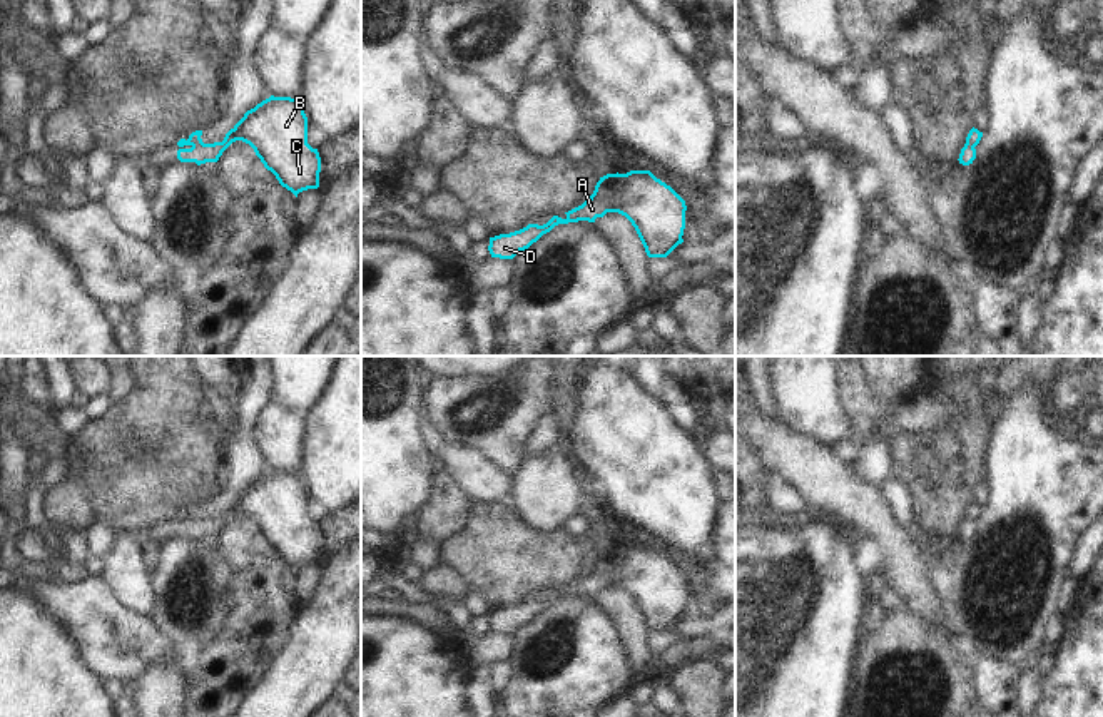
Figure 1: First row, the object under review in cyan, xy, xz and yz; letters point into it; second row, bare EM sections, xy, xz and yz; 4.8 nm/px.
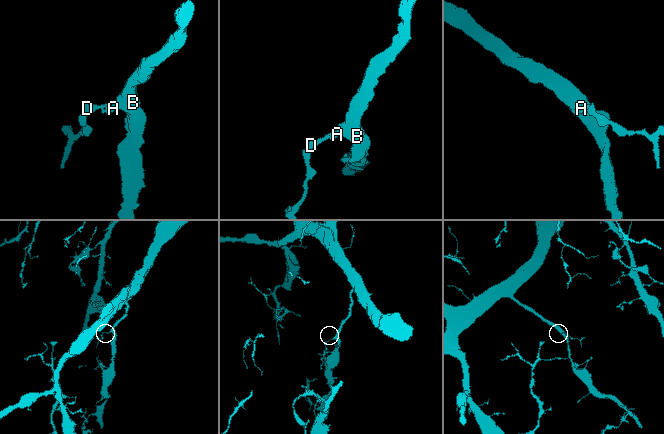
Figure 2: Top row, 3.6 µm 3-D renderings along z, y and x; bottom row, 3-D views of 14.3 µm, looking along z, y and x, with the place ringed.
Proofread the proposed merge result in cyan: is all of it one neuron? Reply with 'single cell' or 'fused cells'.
fused cells

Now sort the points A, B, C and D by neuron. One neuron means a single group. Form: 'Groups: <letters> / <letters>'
Groups: A B C / D

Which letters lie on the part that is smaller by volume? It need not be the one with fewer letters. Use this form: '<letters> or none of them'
D

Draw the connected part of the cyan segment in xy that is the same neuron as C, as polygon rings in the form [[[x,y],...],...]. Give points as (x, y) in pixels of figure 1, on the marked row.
[[[274,97],[262,100],[226,134],[222,142],[179,149],[180,162],[217,162],[236,140],[249,144],[264,167],[296,197],[319,187],[321,157],[308,144],[308,117],[299,100]]]

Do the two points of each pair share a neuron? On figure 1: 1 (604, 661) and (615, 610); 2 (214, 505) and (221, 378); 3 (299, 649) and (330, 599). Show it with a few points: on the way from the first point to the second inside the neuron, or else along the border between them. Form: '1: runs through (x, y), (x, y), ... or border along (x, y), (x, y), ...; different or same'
1: border along (592, 604), (615, 630), (627, 662); different
2: border along (239, 391), (233, 410); different
3: runs through (311, 637), (328, 620), (330, 610); same

